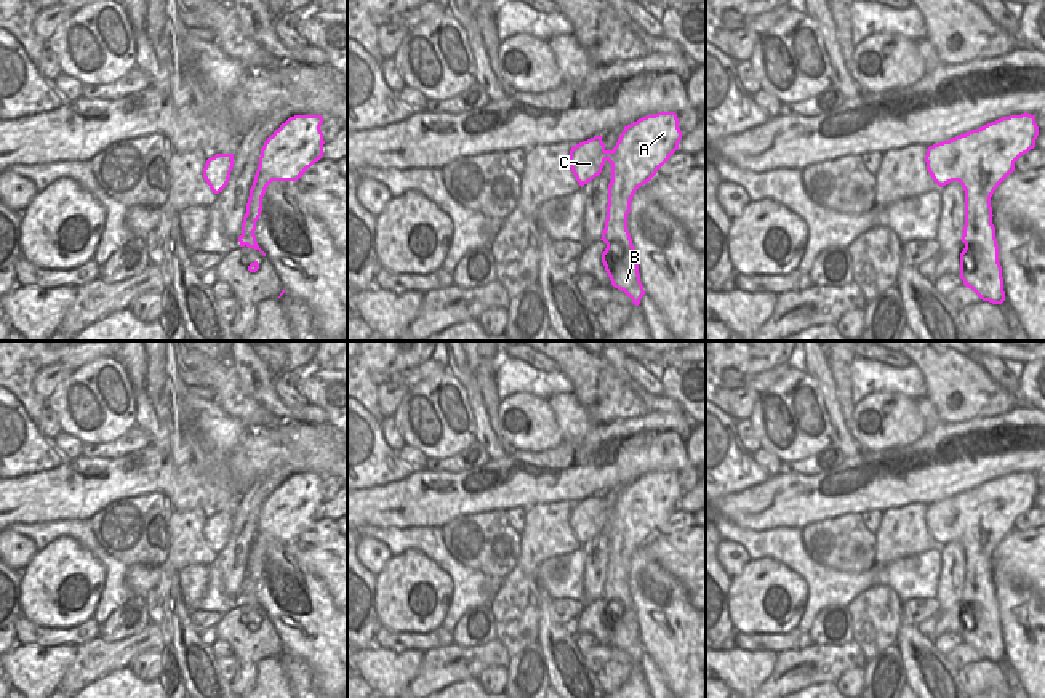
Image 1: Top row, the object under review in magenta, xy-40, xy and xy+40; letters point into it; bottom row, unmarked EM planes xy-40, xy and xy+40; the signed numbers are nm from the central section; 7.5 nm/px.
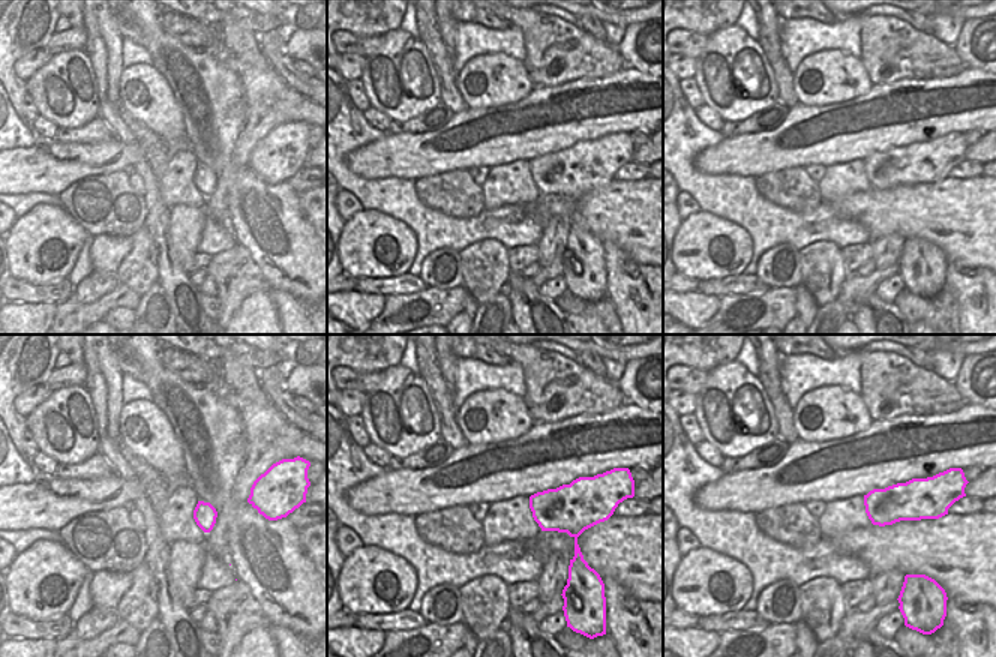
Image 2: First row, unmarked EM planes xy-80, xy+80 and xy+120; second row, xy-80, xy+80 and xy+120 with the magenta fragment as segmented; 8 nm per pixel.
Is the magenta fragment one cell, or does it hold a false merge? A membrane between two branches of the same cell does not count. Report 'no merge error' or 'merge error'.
no merge error

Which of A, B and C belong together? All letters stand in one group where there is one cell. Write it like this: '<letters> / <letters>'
A B C

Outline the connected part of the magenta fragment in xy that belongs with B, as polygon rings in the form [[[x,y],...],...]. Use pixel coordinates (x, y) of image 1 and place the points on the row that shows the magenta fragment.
[[[658,112],[624,126],[611,150],[605,149],[602,136],[583,141],[570,150],[568,165],[581,187],[602,173],[607,160],[611,163],[607,219],[600,239],[607,243],[602,263],[611,285],[624,291],[635,306],[645,290],[627,231],[631,200],[679,149],[680,139],[677,114]]]

